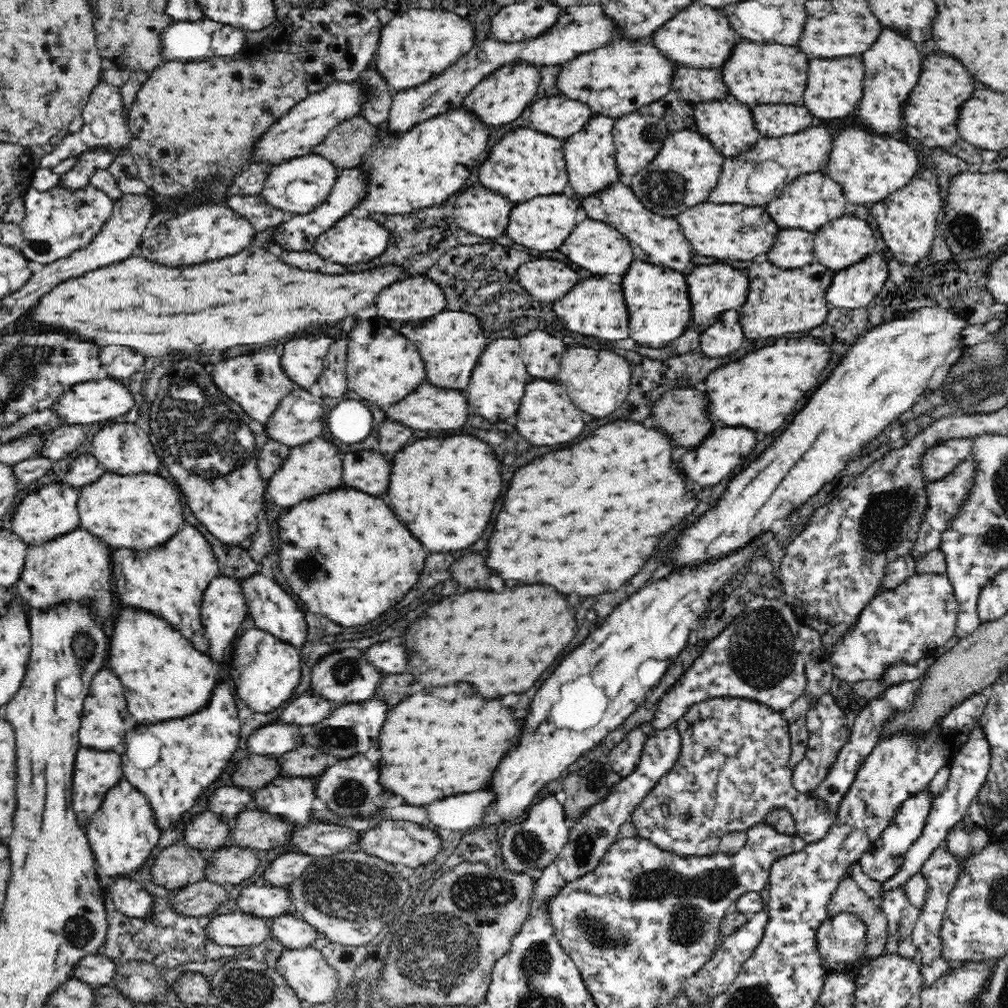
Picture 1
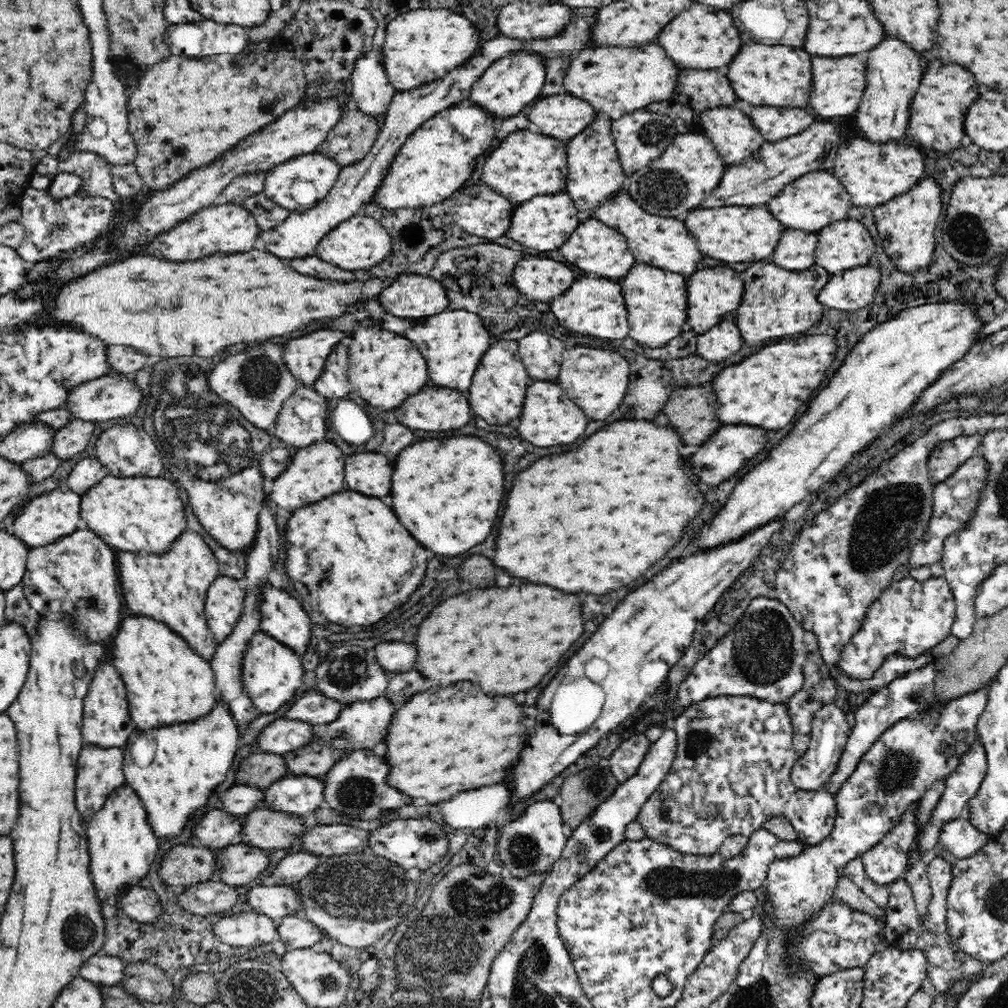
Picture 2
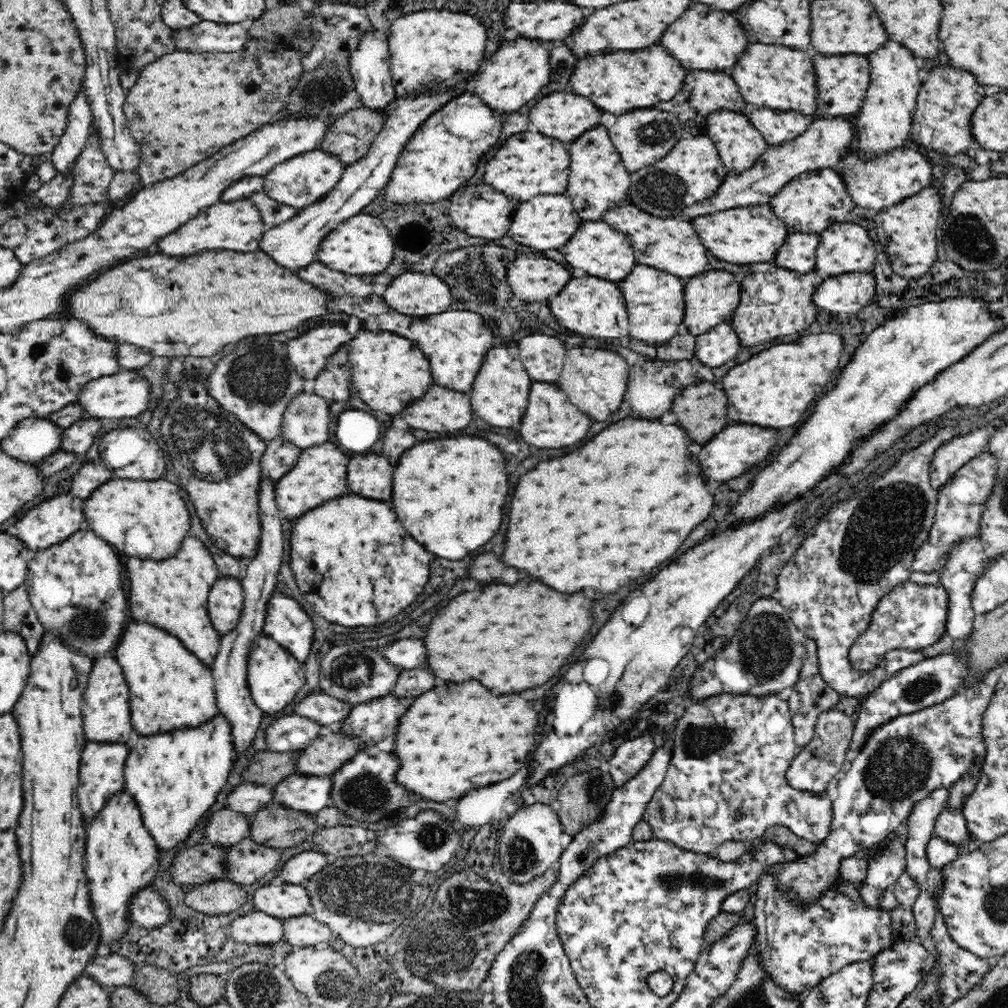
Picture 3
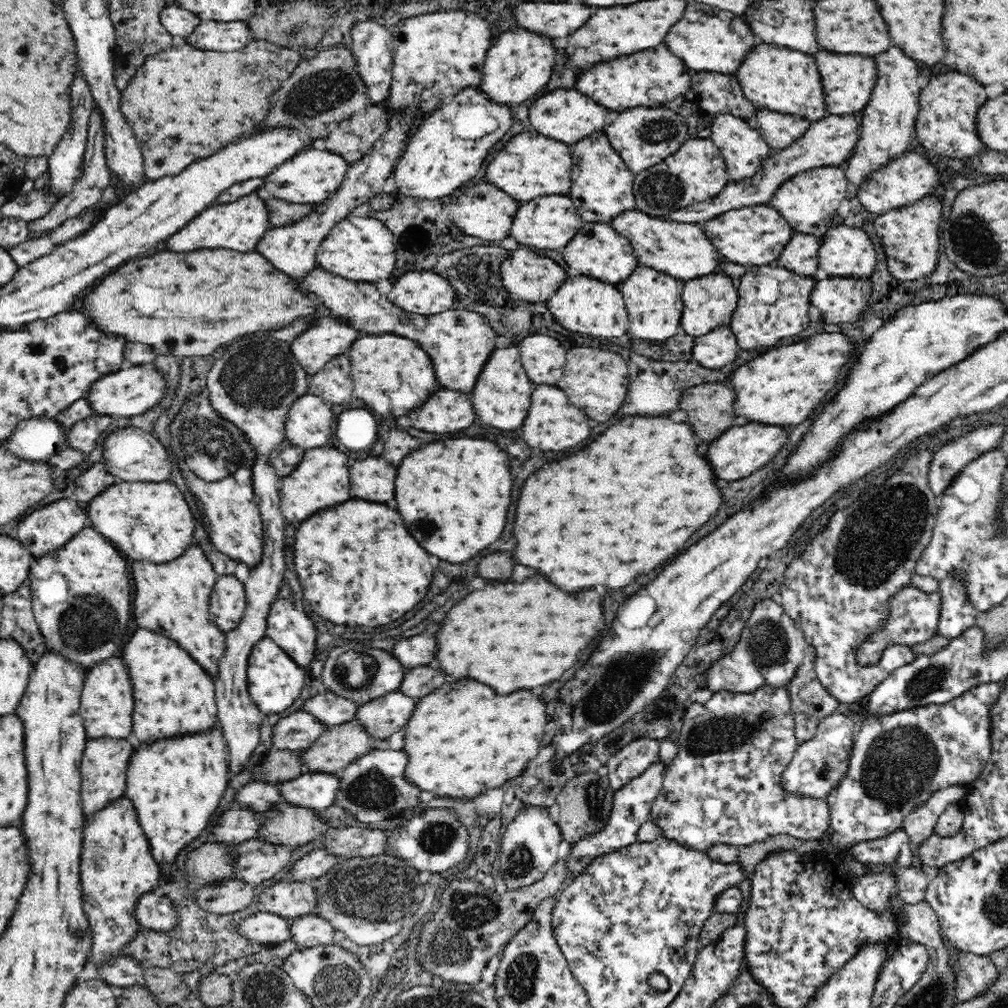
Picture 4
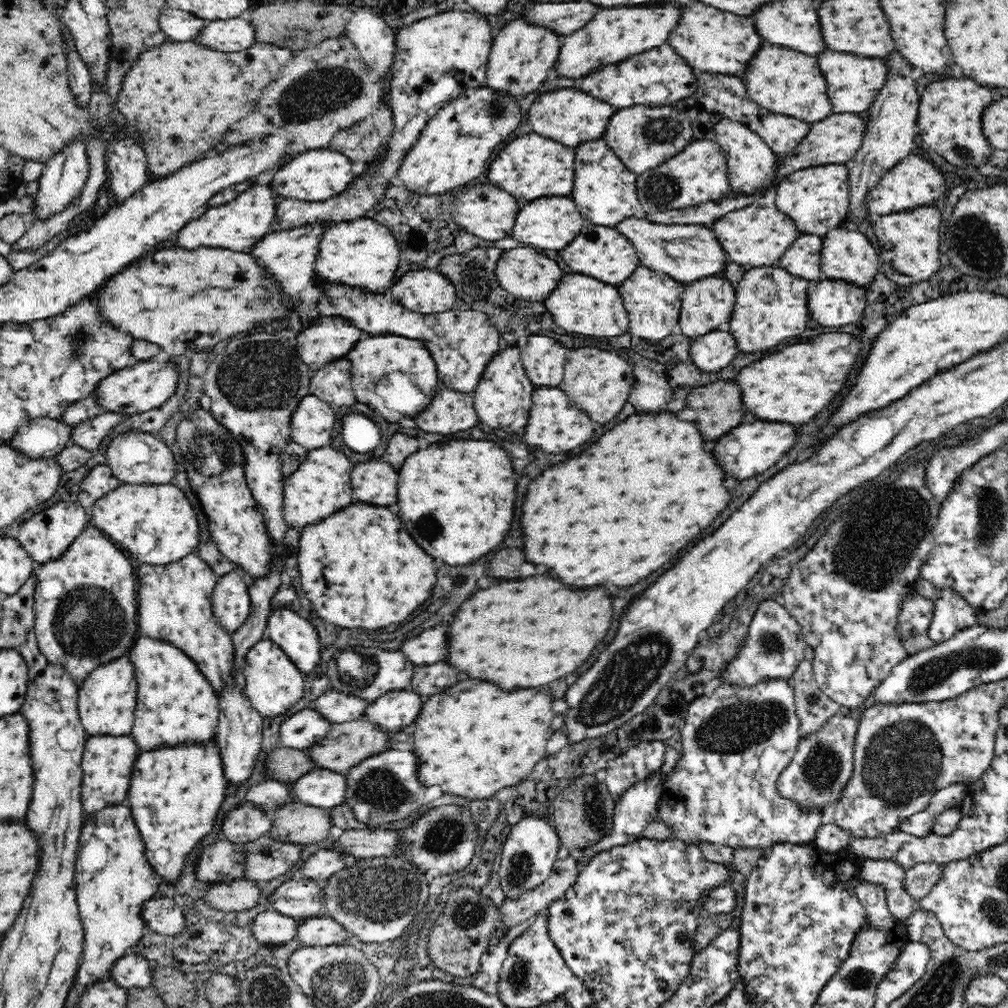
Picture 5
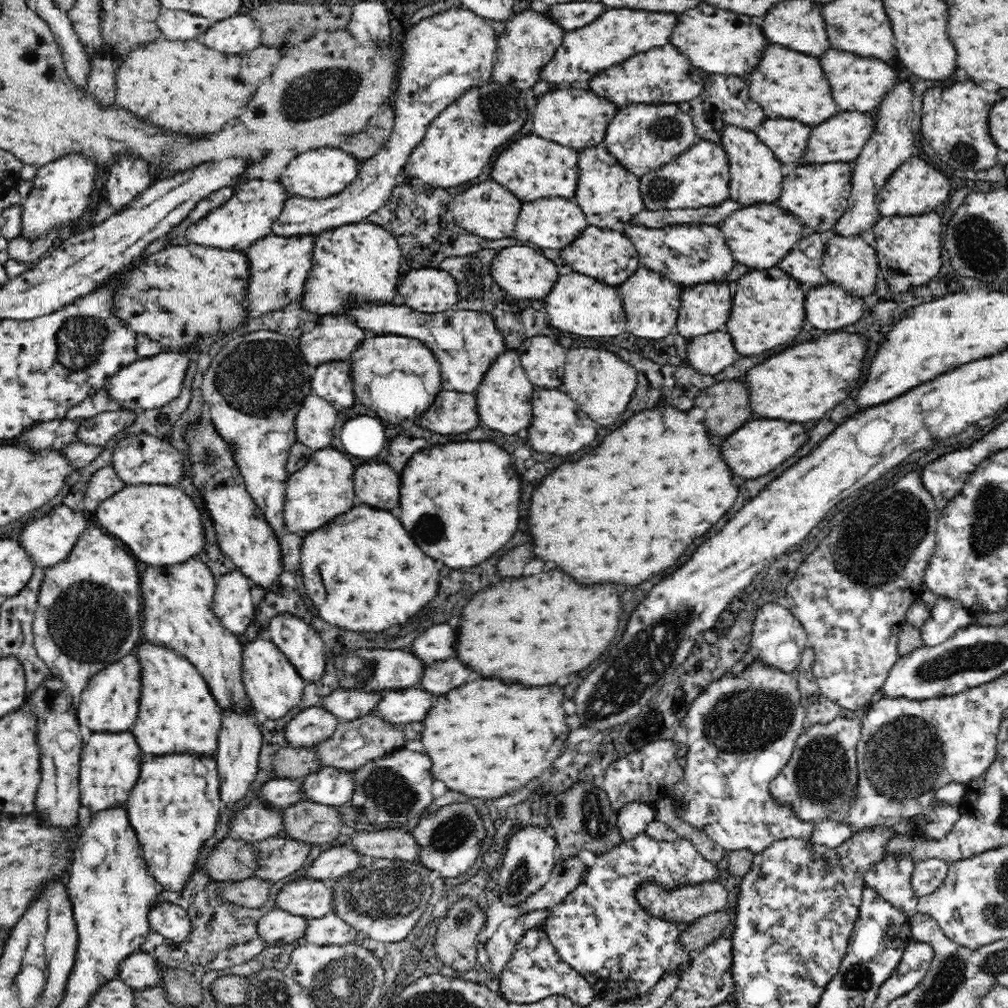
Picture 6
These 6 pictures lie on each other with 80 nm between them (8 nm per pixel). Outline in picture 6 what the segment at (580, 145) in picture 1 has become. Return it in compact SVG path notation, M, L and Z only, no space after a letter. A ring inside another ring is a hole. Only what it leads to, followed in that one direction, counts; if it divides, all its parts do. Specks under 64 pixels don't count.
M603 145L579 150L578 162L578 190L576 200L586 214L590 226L602 226L608 230L623 230L623 224L629 223L632 216L644 210L642 193L639 192L639 177L626 170L617 158L610 155L609 150Z

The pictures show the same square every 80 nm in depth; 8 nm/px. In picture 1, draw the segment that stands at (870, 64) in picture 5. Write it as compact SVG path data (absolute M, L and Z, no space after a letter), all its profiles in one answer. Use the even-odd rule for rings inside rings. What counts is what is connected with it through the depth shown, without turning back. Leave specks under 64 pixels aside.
M844 56L834 60L830 58L812 60L808 72L808 86L804 92L804 106L810 110L810 114L822 120L844 118L848 114L855 115L864 92L864 77L864 66L856 56Z

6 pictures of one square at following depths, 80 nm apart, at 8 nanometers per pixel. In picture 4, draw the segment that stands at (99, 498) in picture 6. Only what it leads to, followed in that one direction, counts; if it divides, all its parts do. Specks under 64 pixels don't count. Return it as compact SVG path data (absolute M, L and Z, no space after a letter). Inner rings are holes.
M104 463L92 464L76 481L75 499L82 503L89 503L110 484L116 483L116 477L107 470Z

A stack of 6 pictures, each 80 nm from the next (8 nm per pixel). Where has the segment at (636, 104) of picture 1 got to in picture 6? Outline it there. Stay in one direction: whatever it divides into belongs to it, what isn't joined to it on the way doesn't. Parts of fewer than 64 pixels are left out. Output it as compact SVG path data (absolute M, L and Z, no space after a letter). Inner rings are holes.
M664 44L654 50L648 50L644 54L636 54L634 58L628 58L622 64L610 66L596 78L592 78L585 86L599 97L604 96L612 100L618 106L628 106L628 104L648 103L646 94L654 88L660 88L662 98L658 102L688 102L690 98L698 96L698 90L702 90L702 70L690 66L686 62L684 54L678 54L674 50L674 44Z

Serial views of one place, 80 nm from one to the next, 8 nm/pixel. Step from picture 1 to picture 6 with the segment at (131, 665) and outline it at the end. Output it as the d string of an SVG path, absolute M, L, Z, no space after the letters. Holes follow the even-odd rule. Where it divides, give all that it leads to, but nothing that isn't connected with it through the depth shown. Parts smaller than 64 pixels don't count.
M143 640L138 658L142 664L140 714L132 732L146 754L162 750L216 750L222 708L210 694L205 678L196 666L170 647Z

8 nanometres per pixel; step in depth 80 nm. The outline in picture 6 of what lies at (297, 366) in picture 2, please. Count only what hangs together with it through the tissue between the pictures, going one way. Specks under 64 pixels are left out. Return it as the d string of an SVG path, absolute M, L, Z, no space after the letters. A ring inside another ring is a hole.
M346 314L322 315L312 332L300 338L299 348L311 367L334 360L348 360L366 338L364 329Z

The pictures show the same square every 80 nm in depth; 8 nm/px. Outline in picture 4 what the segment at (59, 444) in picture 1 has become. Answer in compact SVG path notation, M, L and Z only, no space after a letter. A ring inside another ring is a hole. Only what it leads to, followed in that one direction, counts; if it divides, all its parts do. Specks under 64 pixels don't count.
M94 414L88 419L76 422L74 426L68 428L66 446L88 455L96 446L102 432L112 424L113 419L112 417L99 417Z

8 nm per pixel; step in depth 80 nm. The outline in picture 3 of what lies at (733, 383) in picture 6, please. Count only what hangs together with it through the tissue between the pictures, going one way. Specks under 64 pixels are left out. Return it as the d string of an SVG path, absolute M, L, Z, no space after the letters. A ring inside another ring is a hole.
M712 382L682 390L672 410L678 414L678 424L686 428L688 436L698 444L706 444L708 440L704 438L714 438L724 426L732 424L728 420L726 394Z

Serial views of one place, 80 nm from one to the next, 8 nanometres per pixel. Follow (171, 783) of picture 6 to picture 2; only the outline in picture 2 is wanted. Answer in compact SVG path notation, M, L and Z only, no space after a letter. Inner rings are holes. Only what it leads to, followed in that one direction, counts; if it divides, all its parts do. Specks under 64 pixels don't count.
M222 695L219 696L206 718L200 718L196 722L172 723L172 726L154 728L154 730L146 730L146 732L136 730L130 734L130 740L126 742L130 758L124 760L124 776L126 776L128 786L133 788L141 798L145 810L150 810L148 812L149 822L159 840L180 837L190 816L196 810L206 806L212 790L224 782L224 778L232 766L232 758L240 745L240 737L237 721Z

